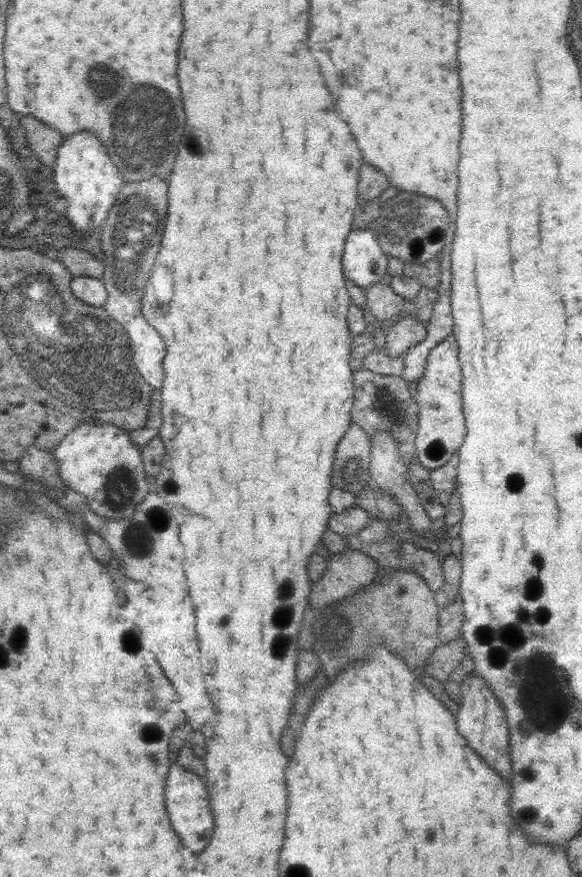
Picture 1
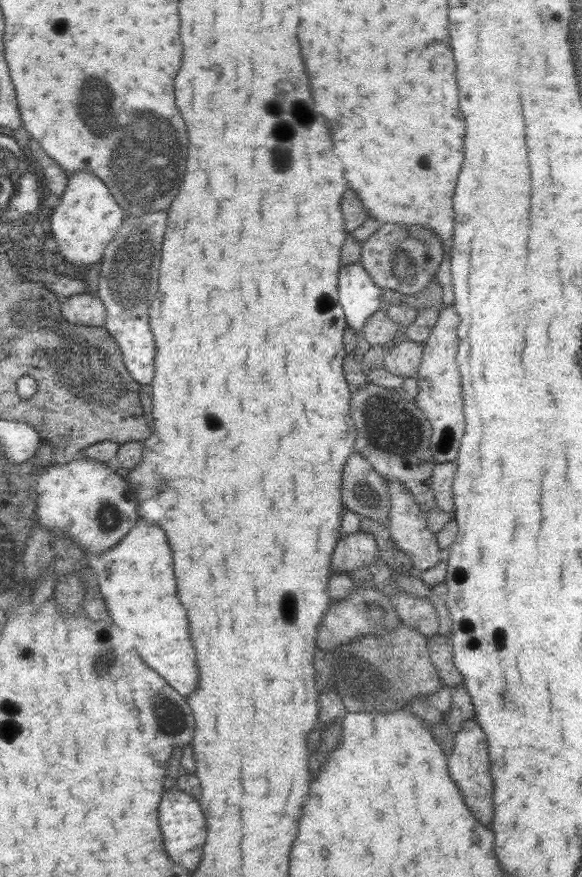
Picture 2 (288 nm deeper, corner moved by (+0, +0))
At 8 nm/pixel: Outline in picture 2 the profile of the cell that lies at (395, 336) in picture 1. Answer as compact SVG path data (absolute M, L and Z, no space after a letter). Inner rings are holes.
M403 340L395 348L391 348L389 354L385 354L383 368L387 368L387 372L395 376L415 378L421 358L423 358L423 344L413 342L413 340Z

